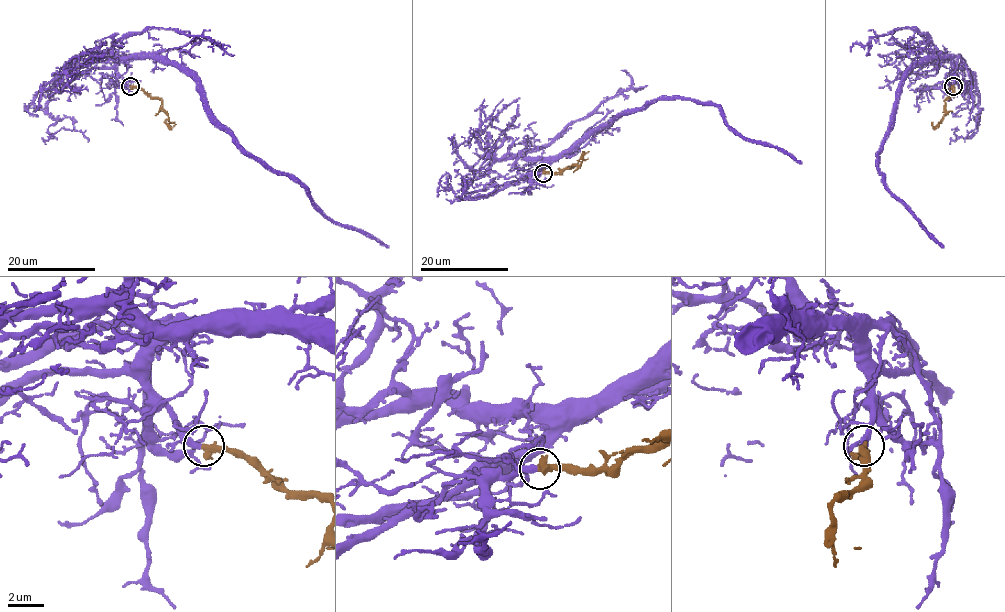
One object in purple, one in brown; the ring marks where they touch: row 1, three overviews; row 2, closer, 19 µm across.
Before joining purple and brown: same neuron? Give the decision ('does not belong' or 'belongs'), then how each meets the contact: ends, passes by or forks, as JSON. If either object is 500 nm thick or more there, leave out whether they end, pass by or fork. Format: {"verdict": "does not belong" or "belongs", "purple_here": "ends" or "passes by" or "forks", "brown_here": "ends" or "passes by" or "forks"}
{"verdict": "belongs"}

